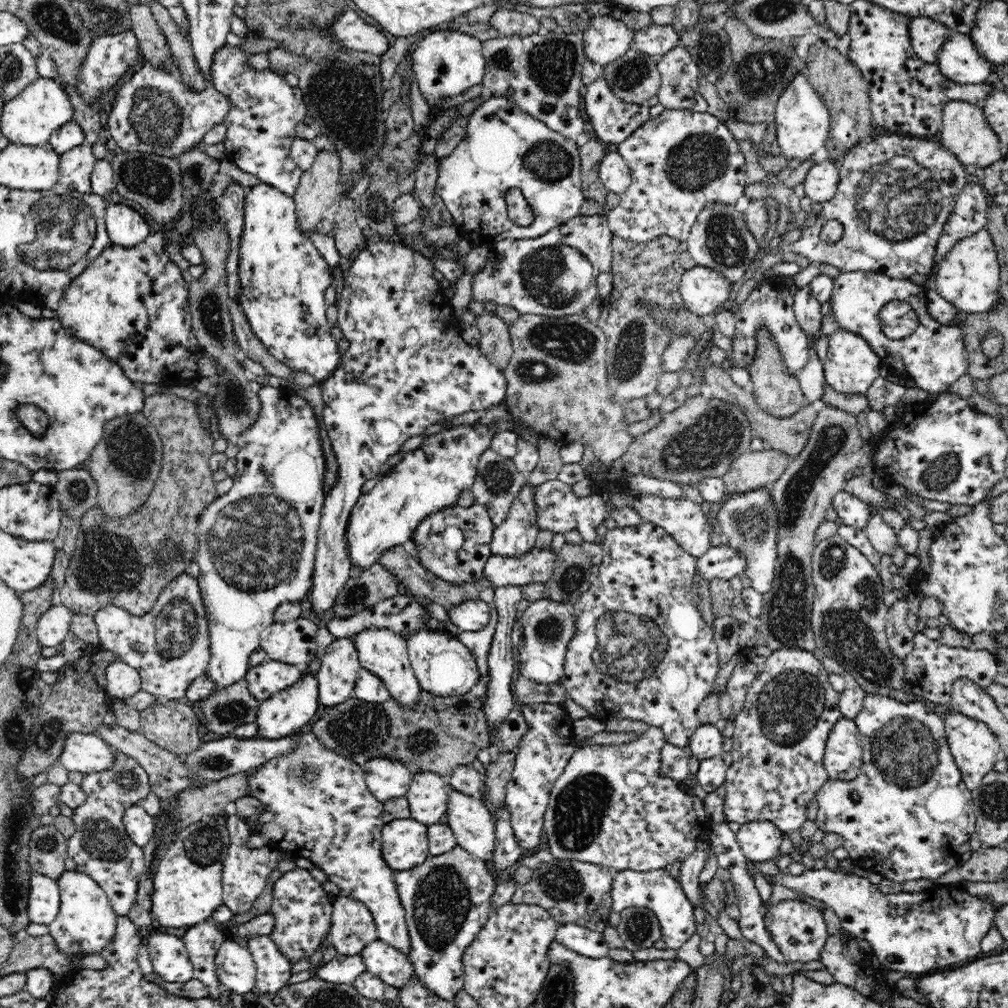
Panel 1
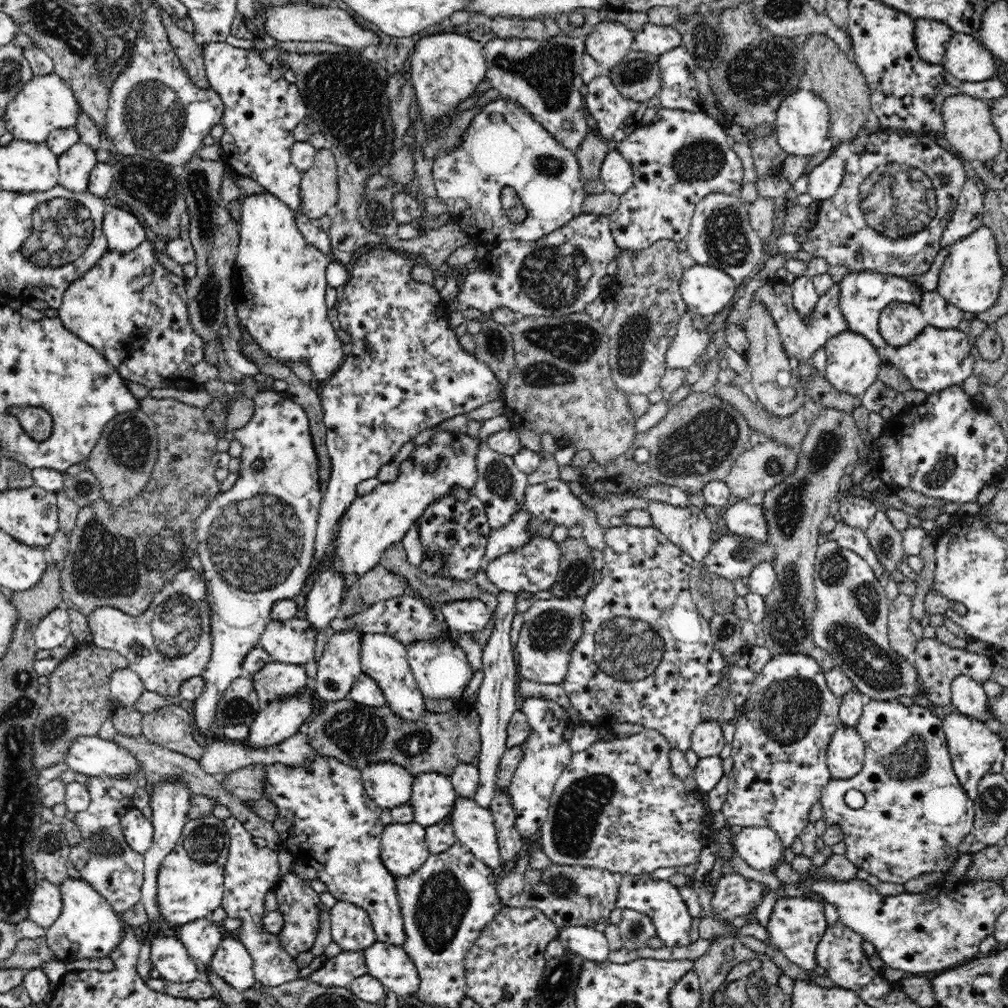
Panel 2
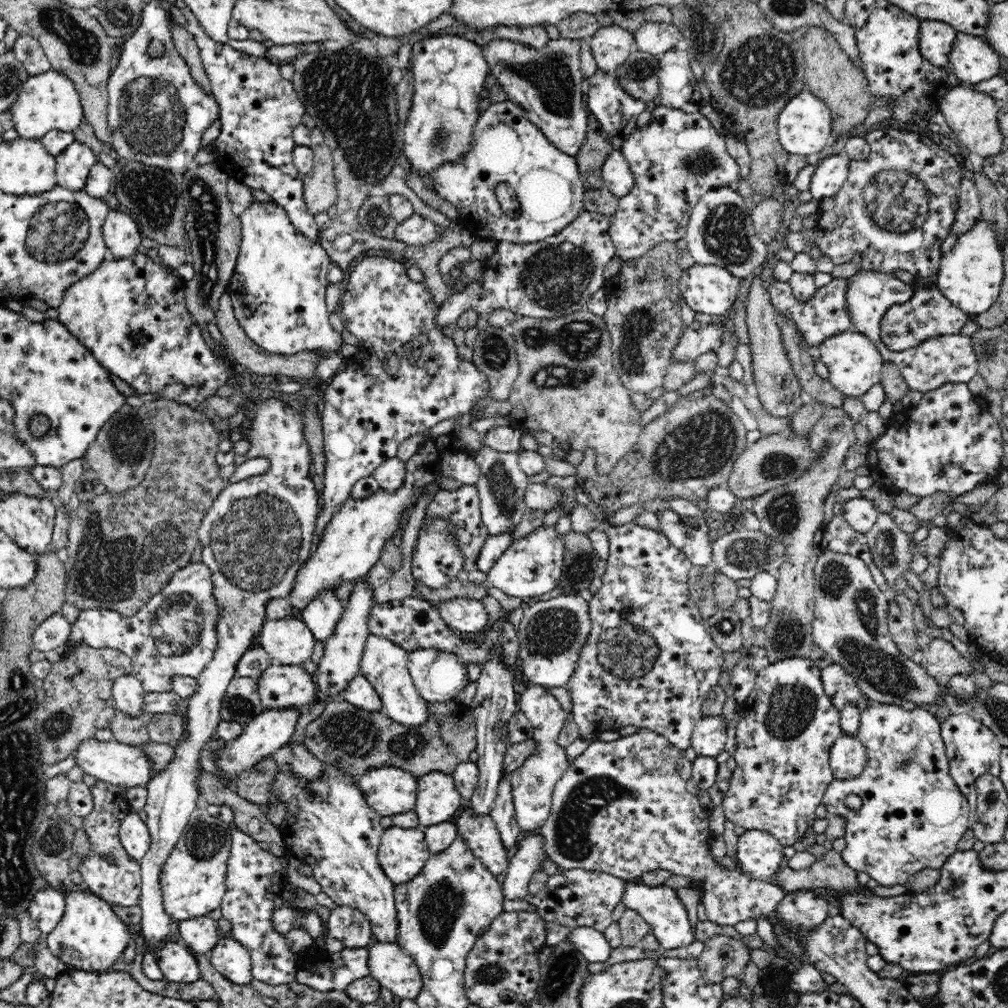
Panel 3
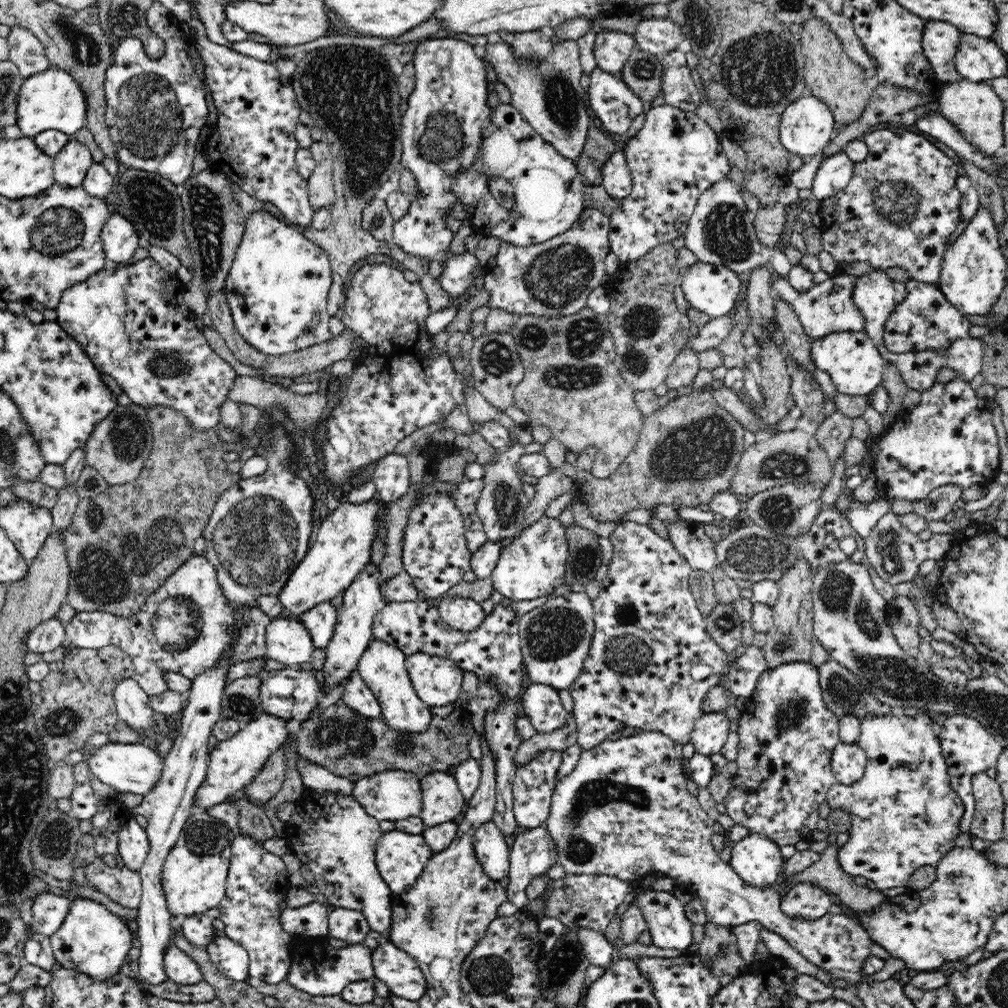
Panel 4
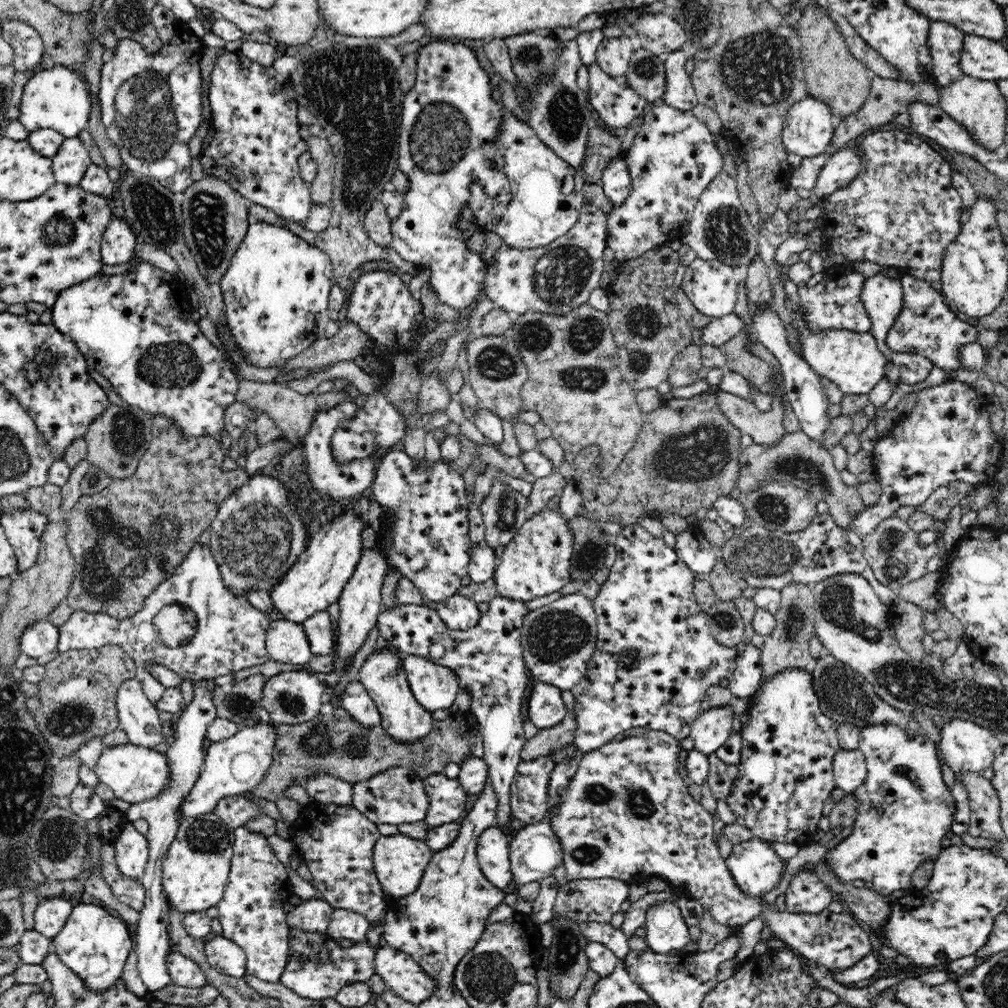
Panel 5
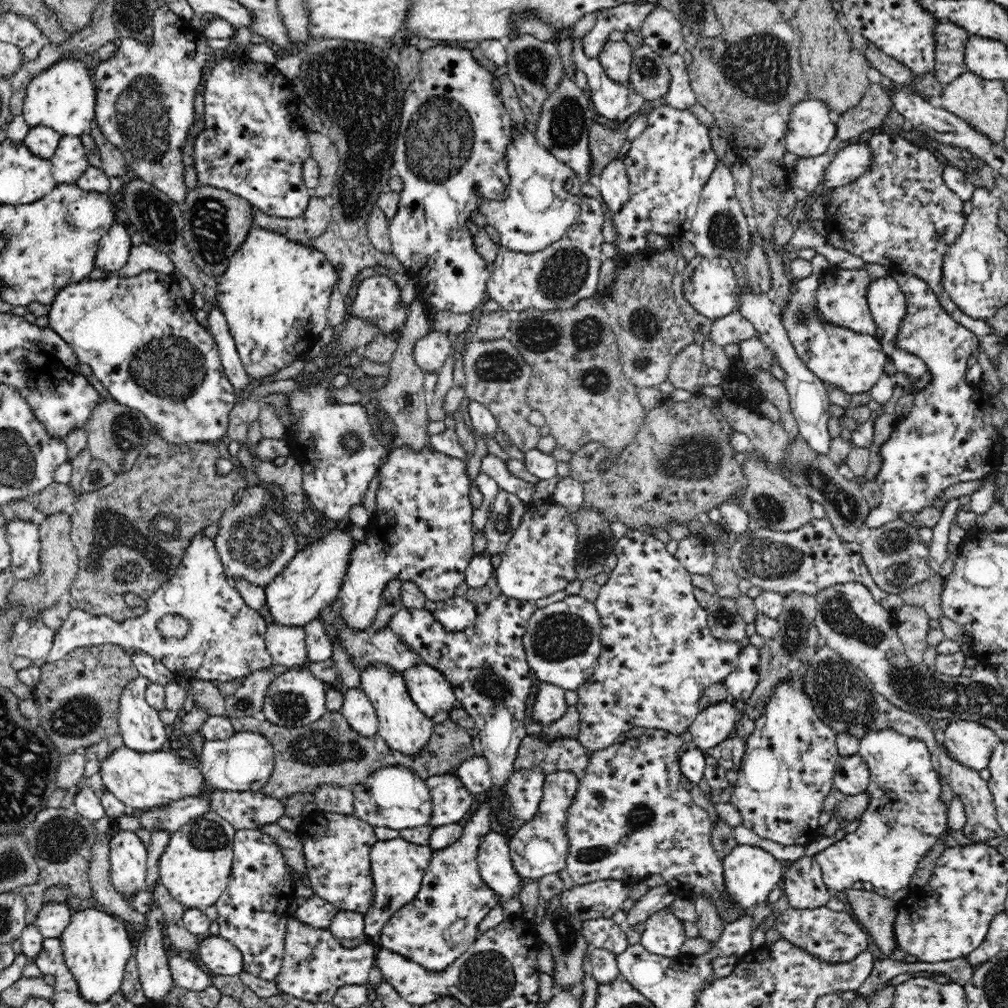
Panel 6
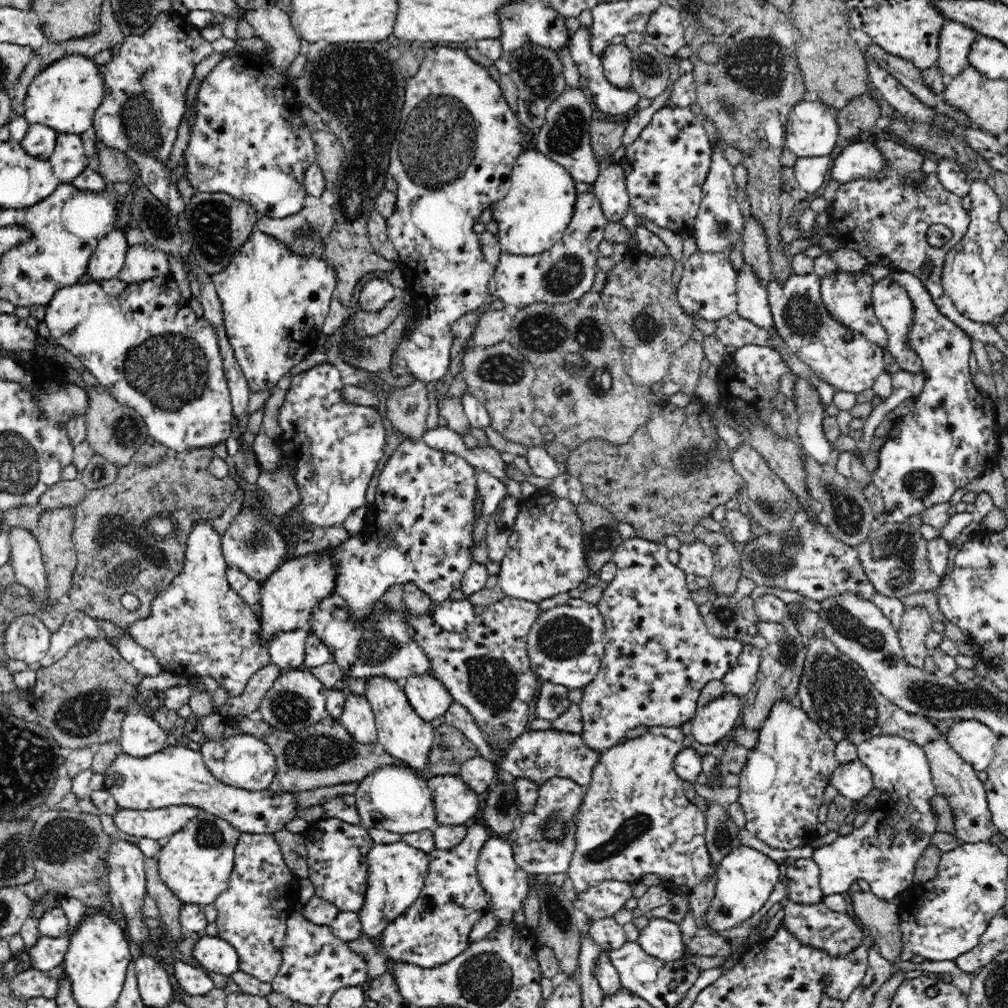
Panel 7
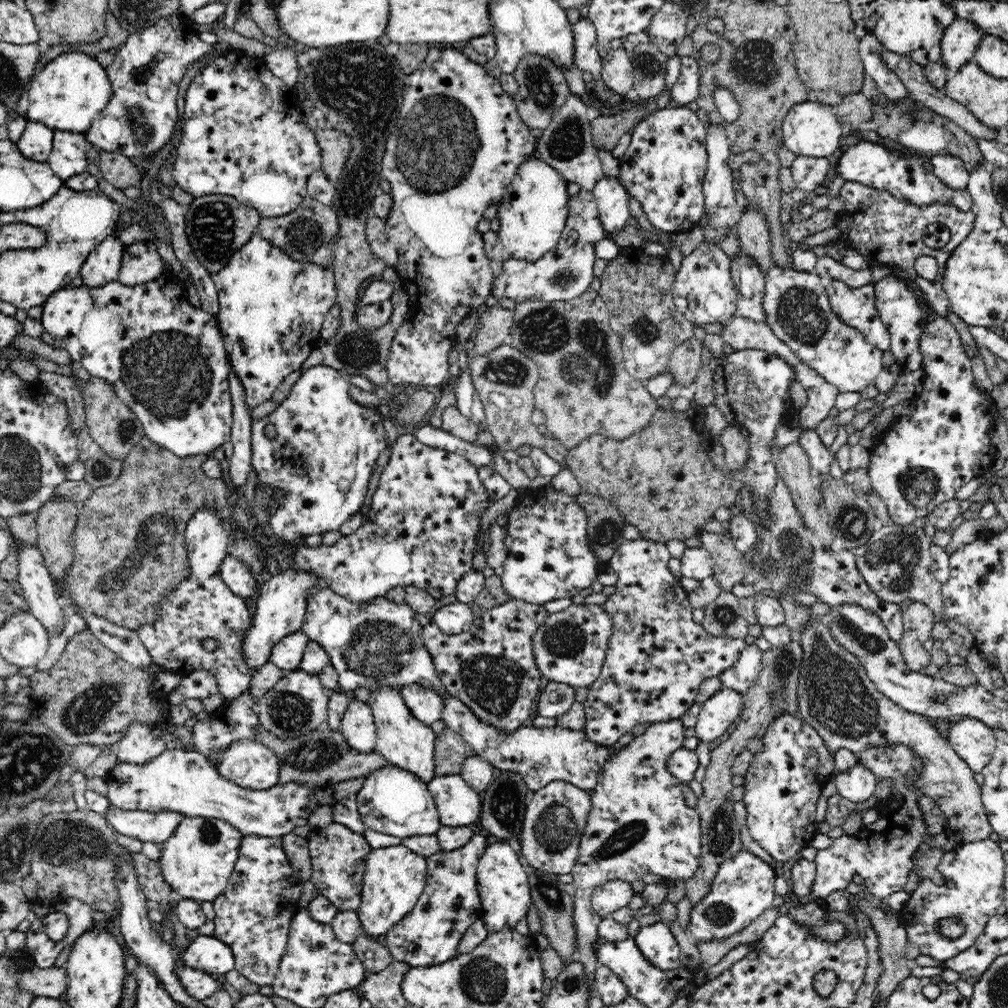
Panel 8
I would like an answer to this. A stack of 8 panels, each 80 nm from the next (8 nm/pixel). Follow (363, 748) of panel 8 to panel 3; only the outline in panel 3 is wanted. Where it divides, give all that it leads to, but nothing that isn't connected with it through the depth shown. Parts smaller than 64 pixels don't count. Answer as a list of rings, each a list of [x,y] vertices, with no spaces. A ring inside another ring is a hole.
[[[358,674],[350,680],[348,686],[340,693],[339,699],[371,714],[383,712],[380,696],[378,696],[370,681],[362,674]]]

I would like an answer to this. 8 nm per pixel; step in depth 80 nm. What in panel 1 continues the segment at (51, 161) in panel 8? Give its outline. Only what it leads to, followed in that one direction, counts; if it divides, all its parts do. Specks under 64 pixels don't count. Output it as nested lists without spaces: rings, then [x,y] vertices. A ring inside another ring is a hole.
[[[83,143],[60,156],[58,183],[66,185],[76,194],[90,194],[91,175],[97,162],[92,146]]]

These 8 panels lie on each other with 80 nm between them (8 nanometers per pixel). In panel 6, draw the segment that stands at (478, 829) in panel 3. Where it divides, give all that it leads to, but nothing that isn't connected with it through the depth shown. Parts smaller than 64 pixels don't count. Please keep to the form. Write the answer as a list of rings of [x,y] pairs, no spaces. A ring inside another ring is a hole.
[[[493,831],[482,839],[478,849],[479,875],[494,891],[500,907],[511,898],[519,898],[526,882],[516,872],[510,851],[508,838]]]

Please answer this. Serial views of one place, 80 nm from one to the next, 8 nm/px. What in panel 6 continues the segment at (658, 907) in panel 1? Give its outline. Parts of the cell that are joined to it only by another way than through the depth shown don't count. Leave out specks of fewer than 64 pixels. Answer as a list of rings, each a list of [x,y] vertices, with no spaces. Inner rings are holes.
[[[664,908],[645,920],[639,943],[652,954],[672,958],[681,954],[686,939],[683,922]]]

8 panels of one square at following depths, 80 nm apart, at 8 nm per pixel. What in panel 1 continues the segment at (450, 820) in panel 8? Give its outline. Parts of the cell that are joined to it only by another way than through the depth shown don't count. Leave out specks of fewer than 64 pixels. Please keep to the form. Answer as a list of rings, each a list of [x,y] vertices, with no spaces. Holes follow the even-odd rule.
[[[421,772],[413,775],[406,796],[411,819],[427,827],[438,823],[446,814],[452,791],[453,788],[447,778],[435,772]]]

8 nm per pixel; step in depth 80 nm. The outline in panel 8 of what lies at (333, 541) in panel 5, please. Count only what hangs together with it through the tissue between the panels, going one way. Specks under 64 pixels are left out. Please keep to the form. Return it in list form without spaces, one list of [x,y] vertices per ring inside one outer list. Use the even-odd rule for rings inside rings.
[[[287,569],[285,572],[274,576],[260,588],[260,596],[256,600],[256,610],[251,621],[251,626],[245,633],[244,643],[242,646],[242,655],[244,663],[250,669],[252,675],[259,669],[270,662],[274,646],[282,638],[289,634],[301,631],[306,617],[307,591],[325,586],[318,576],[310,573],[296,571],[296,569]]]

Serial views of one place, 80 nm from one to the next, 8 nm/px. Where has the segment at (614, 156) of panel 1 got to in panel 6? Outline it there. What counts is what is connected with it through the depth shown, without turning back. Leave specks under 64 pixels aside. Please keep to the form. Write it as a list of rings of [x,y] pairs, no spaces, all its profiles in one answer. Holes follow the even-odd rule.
[[[620,159],[610,162],[601,174],[595,177],[594,182],[609,214],[614,216],[625,207],[629,200],[629,179],[625,165]]]

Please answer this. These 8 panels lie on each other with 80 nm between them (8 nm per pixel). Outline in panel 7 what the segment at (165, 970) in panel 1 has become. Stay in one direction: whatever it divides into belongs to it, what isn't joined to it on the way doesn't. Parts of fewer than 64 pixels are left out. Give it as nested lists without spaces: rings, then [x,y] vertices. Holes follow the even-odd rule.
[[[180,956],[174,962],[174,974],[181,989],[192,996],[207,995],[215,987],[214,980],[202,969],[202,966],[194,967]]]

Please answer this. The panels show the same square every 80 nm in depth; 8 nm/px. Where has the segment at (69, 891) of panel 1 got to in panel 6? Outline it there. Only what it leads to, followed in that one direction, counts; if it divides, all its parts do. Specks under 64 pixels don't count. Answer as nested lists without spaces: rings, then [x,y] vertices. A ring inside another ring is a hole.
[[[83,904],[76,908],[70,924],[59,939],[62,941],[66,966],[78,983],[78,993],[82,1000],[94,1004],[105,1003],[113,994],[121,990],[126,963],[132,956],[132,942],[122,918],[109,914],[96,904]]]

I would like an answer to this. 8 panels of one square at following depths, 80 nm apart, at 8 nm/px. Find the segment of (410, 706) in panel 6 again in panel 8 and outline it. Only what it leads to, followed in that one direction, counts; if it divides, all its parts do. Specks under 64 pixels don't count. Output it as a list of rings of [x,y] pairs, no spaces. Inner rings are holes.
[[[381,688],[371,692],[369,701],[377,727],[377,747],[375,748],[387,764],[400,767],[428,784],[435,777],[435,740],[437,734],[431,726],[426,726],[411,715],[402,698],[401,691]]]

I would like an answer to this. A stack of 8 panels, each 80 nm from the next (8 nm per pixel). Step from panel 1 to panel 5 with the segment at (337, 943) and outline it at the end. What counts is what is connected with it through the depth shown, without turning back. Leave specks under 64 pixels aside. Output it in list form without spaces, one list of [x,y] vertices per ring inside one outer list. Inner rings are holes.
[[[334,909],[327,933],[334,939],[348,938],[357,943],[366,939],[368,929],[369,920],[363,914],[346,909]]]

